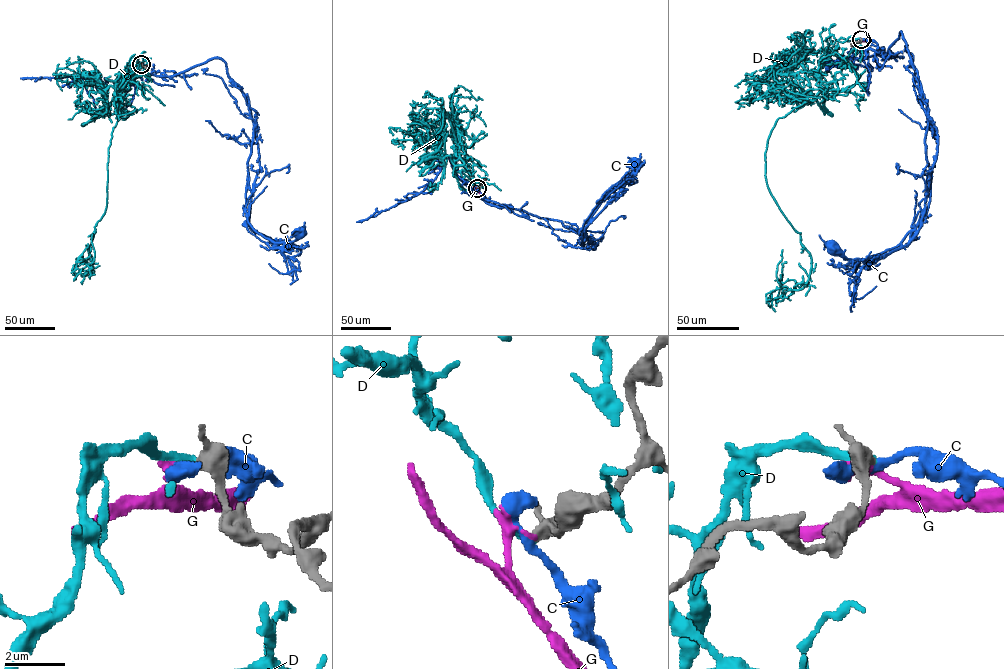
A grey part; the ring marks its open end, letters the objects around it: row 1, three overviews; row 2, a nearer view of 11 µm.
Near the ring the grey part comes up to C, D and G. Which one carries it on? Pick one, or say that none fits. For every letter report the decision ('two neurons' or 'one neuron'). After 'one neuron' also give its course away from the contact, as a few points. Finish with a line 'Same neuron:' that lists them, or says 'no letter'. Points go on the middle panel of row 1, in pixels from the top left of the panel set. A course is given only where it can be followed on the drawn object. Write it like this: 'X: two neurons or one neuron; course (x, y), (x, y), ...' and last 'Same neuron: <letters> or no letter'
C: two neurons
D: one neuron; course (477, 187), (453, 167), (460, 147), (444, 110), (442, 126), (427, 147), (429, 128), (412, 124), (423, 127)
G: two neurons
Same neuron: D

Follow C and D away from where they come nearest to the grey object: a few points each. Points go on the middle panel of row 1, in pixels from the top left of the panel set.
C: (477, 187), (491, 205), (560, 220), (589, 241), (585, 239), (583, 244), (584, 225), (605, 197), (638, 164)
D: (477, 187), (453, 167), (460, 147), (444, 110), (442, 126), (427, 147), (429, 128), (412, 124), (423, 127)

